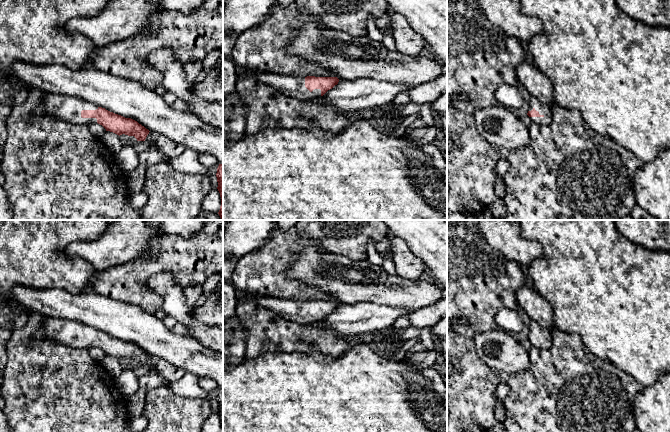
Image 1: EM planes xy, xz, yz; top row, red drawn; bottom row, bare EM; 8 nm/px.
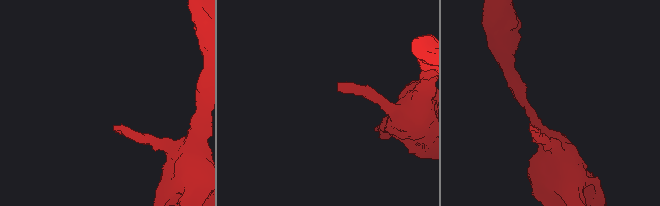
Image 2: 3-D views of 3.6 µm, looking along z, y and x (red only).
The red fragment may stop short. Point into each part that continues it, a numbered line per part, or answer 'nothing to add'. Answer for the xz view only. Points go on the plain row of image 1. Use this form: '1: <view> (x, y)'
1: xz (294, 310)

